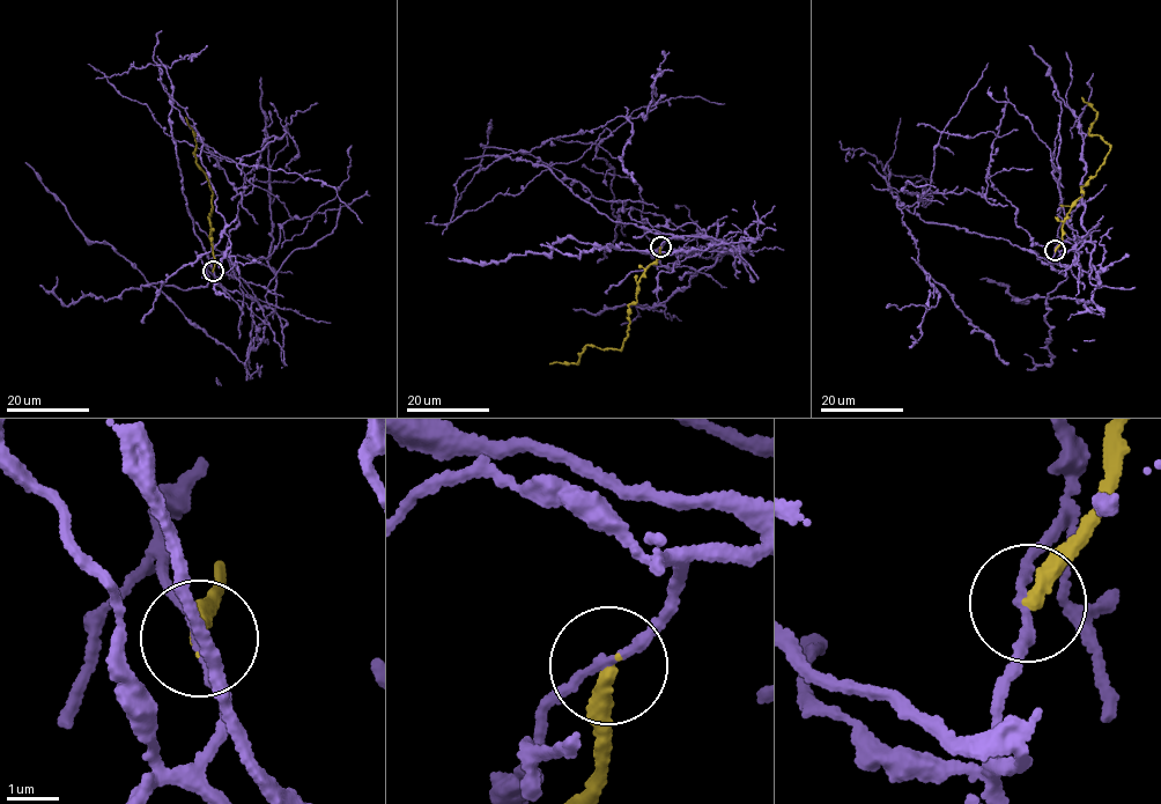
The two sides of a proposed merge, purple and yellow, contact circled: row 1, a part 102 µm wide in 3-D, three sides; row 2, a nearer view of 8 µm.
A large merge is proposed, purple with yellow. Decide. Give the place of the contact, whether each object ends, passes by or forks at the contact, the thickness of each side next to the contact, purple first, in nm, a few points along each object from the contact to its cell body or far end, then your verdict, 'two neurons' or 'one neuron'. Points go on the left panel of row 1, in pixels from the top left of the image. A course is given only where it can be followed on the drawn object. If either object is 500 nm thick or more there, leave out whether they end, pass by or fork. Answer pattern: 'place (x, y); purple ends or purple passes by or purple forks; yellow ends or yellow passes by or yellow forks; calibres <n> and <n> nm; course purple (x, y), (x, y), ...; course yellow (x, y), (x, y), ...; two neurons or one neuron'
place (213, 271); purple passes by; yellow ends; calibres 150 and 280 nm; course purple (213, 271), (187, 208), (172, 107), (234, 160), (174, 139), (106, 78), (169, 67), (207, 45); course yellow (213, 271), (207, 216), (212, 192), (198, 163), (196, 141), (185, 117); two neurons

